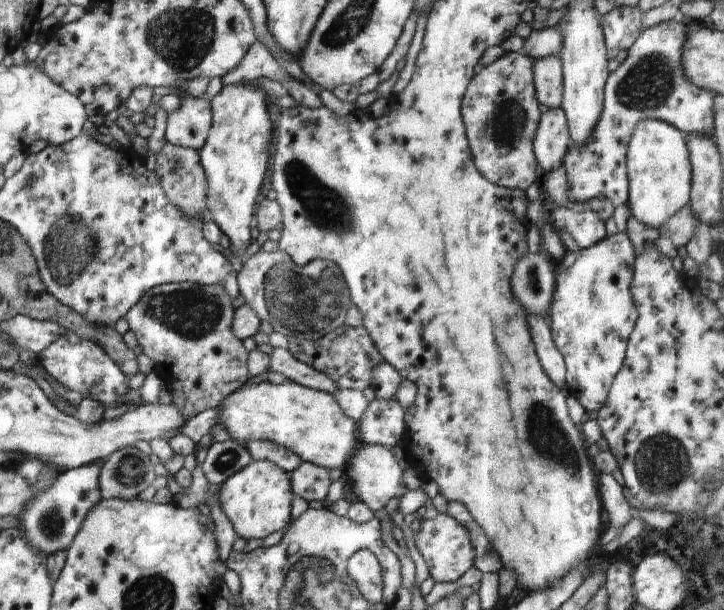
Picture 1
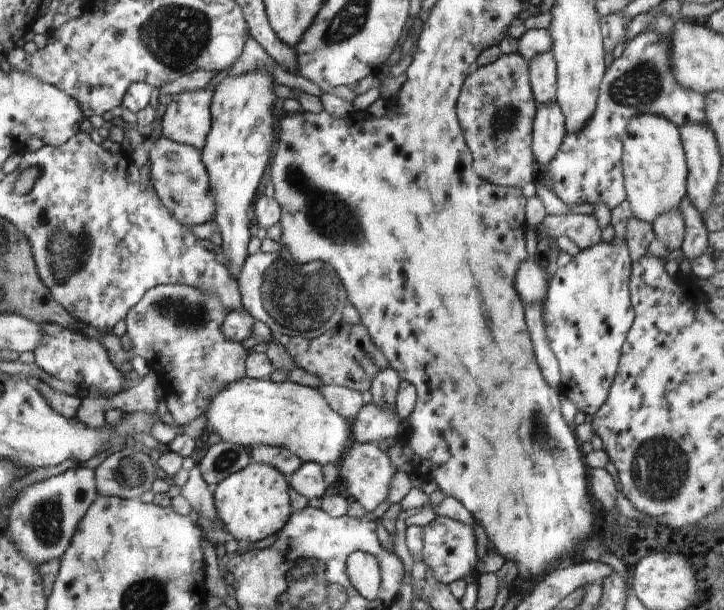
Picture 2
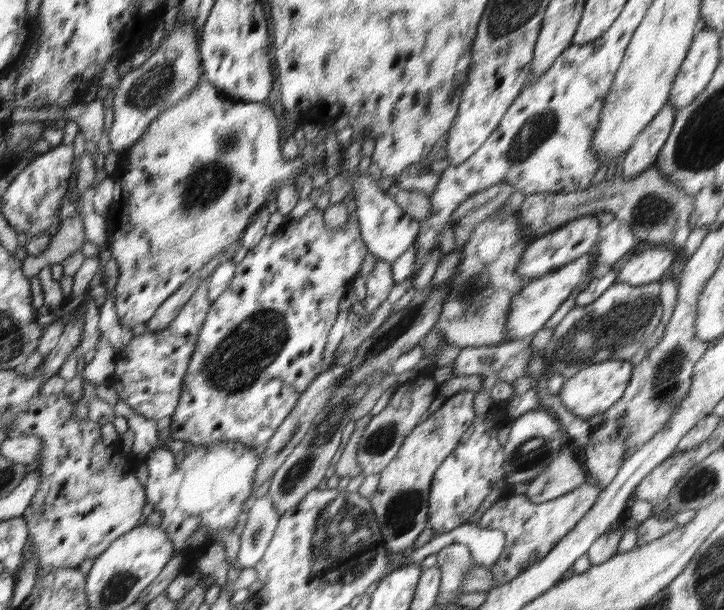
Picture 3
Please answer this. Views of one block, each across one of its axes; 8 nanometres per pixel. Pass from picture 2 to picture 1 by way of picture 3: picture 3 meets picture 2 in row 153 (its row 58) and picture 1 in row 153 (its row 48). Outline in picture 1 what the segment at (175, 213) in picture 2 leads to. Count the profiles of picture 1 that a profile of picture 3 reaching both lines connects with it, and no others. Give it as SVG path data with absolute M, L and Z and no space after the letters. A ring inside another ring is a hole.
M165 143L156 155L155 173L159 176L159 183L166 198L180 212L190 218L211 219L211 212L207 205L207 176L200 162L199 151L181 146Z

